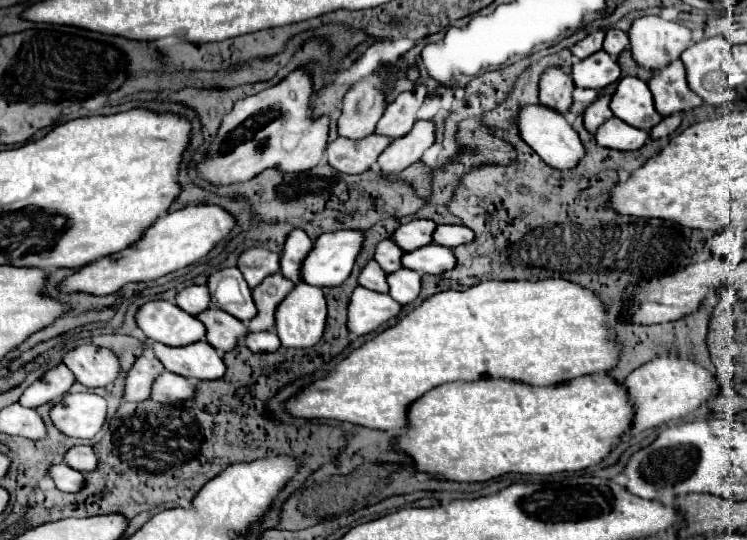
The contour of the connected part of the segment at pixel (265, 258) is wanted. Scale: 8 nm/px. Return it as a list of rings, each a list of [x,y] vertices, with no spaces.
[[[251,248],[239,256],[237,266],[243,272],[249,288],[255,288],[267,276],[279,272],[279,254],[275,254],[267,248]]]

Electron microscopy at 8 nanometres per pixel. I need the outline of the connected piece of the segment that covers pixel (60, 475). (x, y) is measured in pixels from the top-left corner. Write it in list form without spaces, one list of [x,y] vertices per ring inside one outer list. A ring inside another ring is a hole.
[[[59,464],[59,466],[53,466],[51,470],[51,478],[55,482],[55,486],[63,492],[79,492],[85,484],[85,476],[83,472],[79,470],[73,470],[69,468],[67,464]]]

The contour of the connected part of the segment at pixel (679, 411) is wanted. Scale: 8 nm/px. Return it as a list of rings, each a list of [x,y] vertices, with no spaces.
[[[663,354],[653,358],[651,362],[633,370],[625,380],[627,390],[631,390],[635,402],[635,426],[627,436],[633,436],[645,428],[663,424],[667,420],[675,420],[679,416],[687,416],[703,402],[719,396],[721,384],[717,374],[703,368],[697,360],[691,360],[687,354]]]

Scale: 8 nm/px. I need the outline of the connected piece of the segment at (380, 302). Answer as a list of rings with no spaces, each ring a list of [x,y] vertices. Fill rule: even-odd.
[[[357,286],[351,296],[347,326],[349,332],[357,336],[371,334],[381,324],[395,318],[399,312],[401,312],[401,304],[395,302],[389,294],[379,294],[363,286]]]

